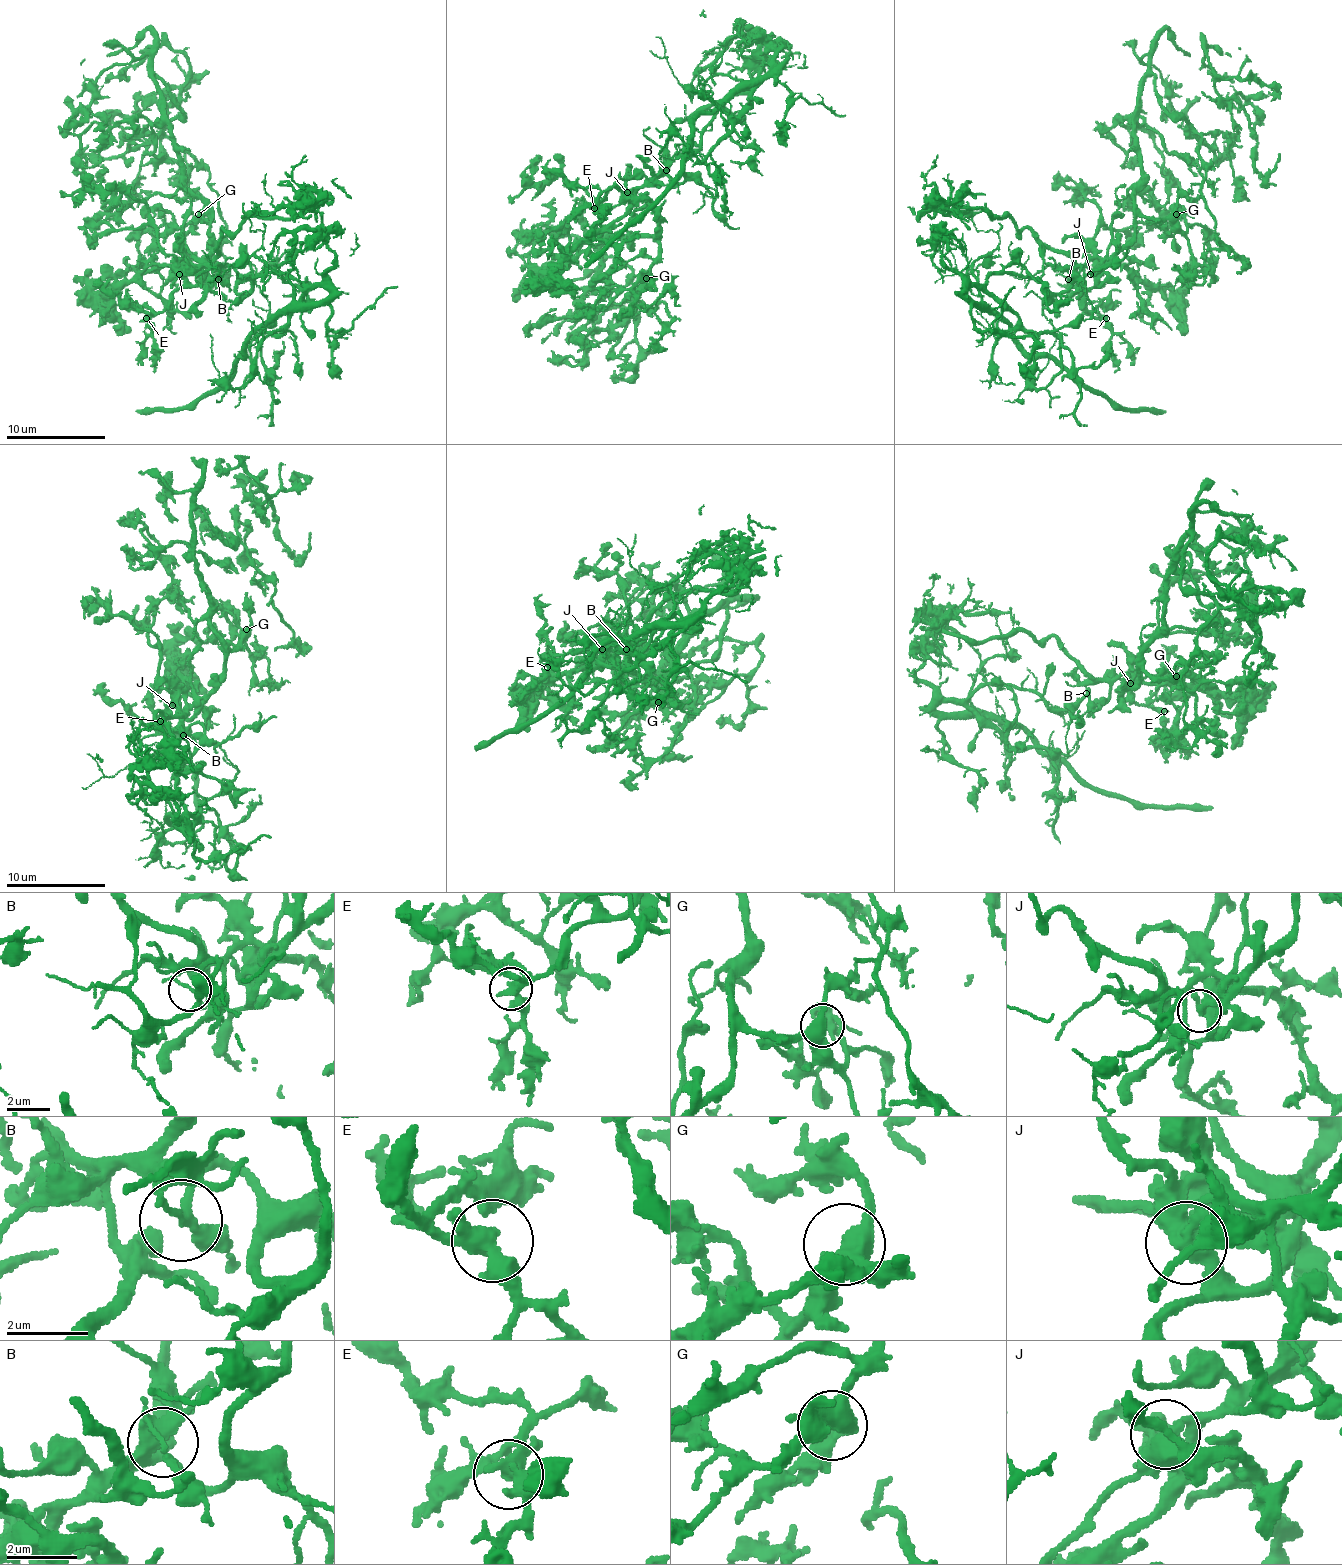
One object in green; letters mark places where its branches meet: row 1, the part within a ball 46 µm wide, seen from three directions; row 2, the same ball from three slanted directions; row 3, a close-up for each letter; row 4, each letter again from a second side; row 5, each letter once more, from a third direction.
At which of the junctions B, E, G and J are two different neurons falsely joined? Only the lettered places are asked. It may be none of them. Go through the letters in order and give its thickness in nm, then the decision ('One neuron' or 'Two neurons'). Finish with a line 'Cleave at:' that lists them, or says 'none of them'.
B: Thickness 140 nm. Two neurons
E: Thickness 360 nm. One neuron
G: Thickness 440 nm. One neuron
J: Thickness 420 nm. Two neurons
Cleave at: B, J

